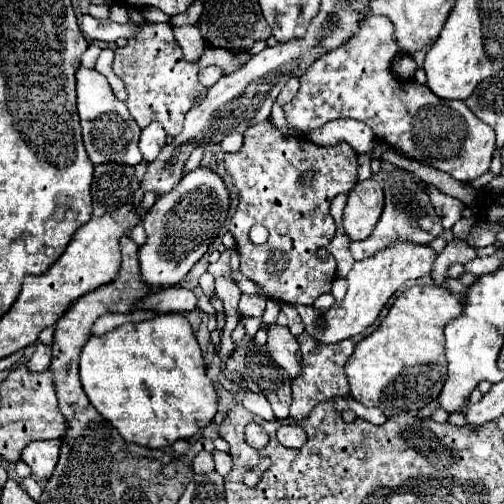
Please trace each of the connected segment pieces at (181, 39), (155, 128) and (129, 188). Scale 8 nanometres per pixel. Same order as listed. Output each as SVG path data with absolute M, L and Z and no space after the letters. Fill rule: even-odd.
M198 24L174 26L174 36L176 36L186 60L198 62L198 58L202 56L204 48L206 48L206 42L202 40L202 34L200 34L200 26Z
M154 122L140 132L140 150L144 154L144 160L148 160L148 162L156 160L156 156L164 148L164 144L166 144L166 132L164 132L162 124Z
M98 164L92 180L94 216L104 216L120 206L128 204L138 190L140 182L134 176L134 168L126 164Z

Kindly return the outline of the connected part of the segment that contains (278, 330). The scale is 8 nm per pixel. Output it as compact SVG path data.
M274 324L268 330L266 346L268 346L270 356L286 370L290 380L296 380L300 374L300 368L302 368L302 354L300 354L296 336L292 336L288 328Z

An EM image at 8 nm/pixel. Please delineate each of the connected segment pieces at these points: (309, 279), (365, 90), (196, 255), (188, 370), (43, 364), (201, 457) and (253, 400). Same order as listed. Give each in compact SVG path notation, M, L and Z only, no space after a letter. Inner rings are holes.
M270 120L248 128L242 150L224 156L224 166L240 198L228 230L240 250L240 272L260 288L264 298L312 306L318 296L330 292L336 278L336 260L332 256L318 258L316 250L328 246L334 238L330 202L356 186L356 158L358 154L348 144L326 148L306 138L284 138ZM254 224L268 228L270 236L264 246L254 246L248 240Z
M370 16L366 18L366 24L362 24L358 36L354 40L348 40L342 48L328 52L320 60L308 68L308 72L300 78L300 90L294 96L292 102L284 106L286 120L290 126L300 128L302 132L310 132L316 128L322 128L322 124L338 118L354 118L364 124L368 124L378 138L382 138L388 146L396 148L398 152L404 152L406 156L430 164L432 168L438 168L450 176L454 176L460 182L472 182L478 176L482 176L492 162L494 152L494 128L486 122L478 120L472 110L460 102L460 100L438 100L424 84L418 84L416 80L404 82L398 80L392 74L392 60L398 54L398 44L394 36L394 24L388 16Z
M198 166L186 172L180 184L166 196L160 196L156 204L144 214L144 230L148 234L146 244L140 248L142 278L150 286L168 288L176 286L192 266L208 252L214 236L220 234L230 208L230 192L224 180L210 168Z
M160 314L138 324L124 324L104 336L92 336L80 354L80 380L92 406L118 428L126 442L150 448L164 448L176 440L192 438L214 420L220 400L206 374L192 326L182 314Z
M38 344L32 358L28 360L26 368L30 374L40 374L44 370L48 370L48 364L50 364L50 356L52 356L52 348L50 346L44 346L44 344Z
M200 452L194 460L192 460L192 470L196 474L206 474L210 470L214 470L214 460L210 452Z
M246 390L240 402L242 402L250 412L258 414L260 418L266 418L266 420L272 420L272 418L274 418L272 408L270 408L270 402L268 402L264 396L258 396L258 394L254 394L254 392Z

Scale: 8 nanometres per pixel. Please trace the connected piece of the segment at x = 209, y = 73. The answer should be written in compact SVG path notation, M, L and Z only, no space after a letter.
M206 66L206 68L198 70L198 78L204 86L214 86L222 76L224 76L224 72L220 66Z

